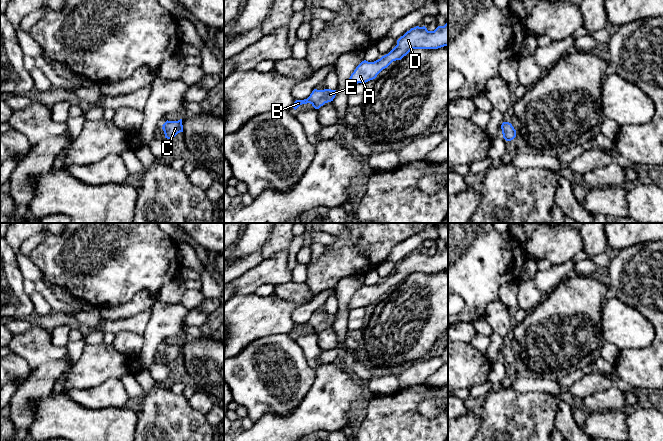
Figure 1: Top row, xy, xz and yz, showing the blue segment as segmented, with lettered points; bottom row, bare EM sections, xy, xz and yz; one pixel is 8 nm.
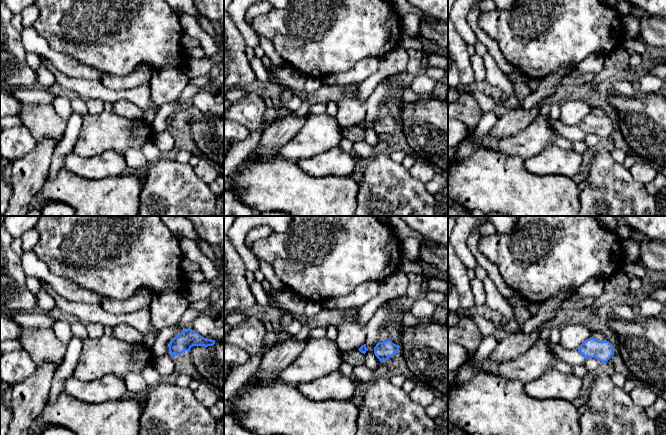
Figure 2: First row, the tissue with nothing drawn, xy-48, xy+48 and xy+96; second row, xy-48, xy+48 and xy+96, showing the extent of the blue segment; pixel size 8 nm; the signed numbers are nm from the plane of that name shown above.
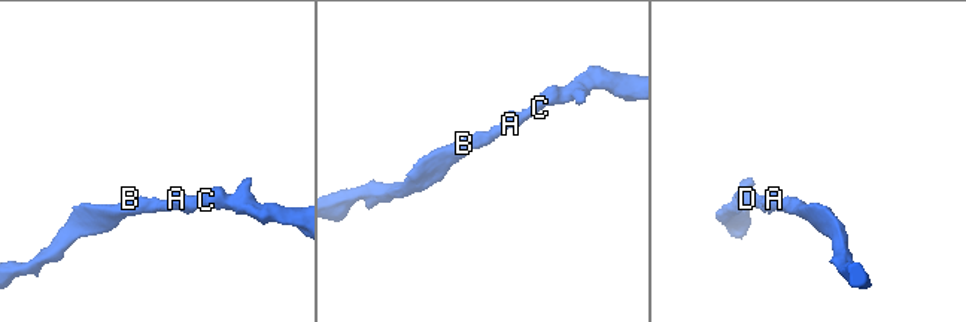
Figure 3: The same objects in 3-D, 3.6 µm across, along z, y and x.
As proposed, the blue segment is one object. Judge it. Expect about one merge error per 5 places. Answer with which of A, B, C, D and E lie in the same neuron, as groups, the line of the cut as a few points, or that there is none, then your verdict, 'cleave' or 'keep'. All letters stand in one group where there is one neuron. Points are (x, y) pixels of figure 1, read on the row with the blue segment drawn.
A B C D E | no cut | keep

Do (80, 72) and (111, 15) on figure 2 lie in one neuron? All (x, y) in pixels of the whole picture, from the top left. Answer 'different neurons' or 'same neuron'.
different neurons

